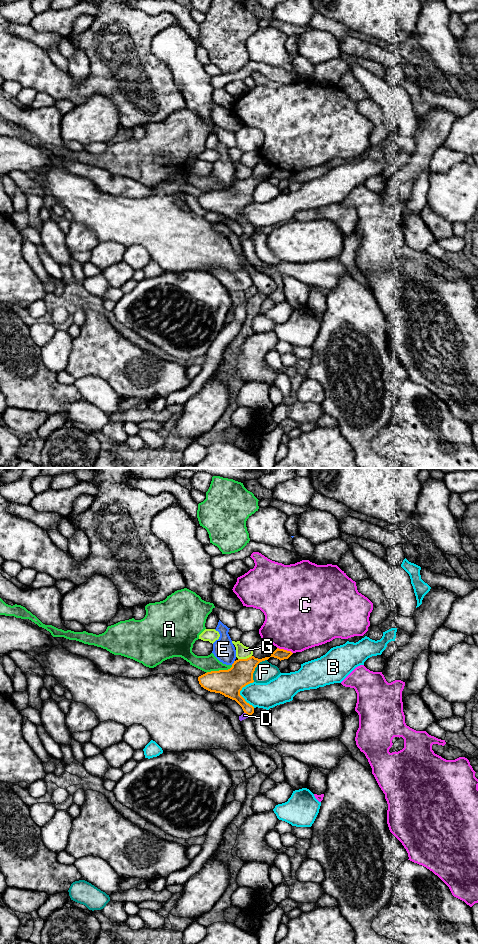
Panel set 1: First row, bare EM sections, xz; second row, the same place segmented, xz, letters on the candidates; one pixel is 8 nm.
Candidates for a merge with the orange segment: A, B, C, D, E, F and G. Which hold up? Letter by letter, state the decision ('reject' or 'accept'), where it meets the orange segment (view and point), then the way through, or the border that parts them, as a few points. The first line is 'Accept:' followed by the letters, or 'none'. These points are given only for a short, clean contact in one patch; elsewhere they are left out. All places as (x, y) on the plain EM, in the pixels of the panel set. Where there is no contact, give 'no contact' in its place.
Accept: D
A: reject | xz (219, 190)
B: reject | xz (239, 213)
C: reject | xz (285, 170) | along xz (277, 167), (289, 170), (292, 173)
D: accept | xz (247, 234) | across xz (230, 208), (247, 228), (247, 234), (244, 235)
E: reject | xz (234, 182)
F: reject | xz (254, 189)
G: reject | xz (244, 179) | along xz (251, 175), (238, 179)

